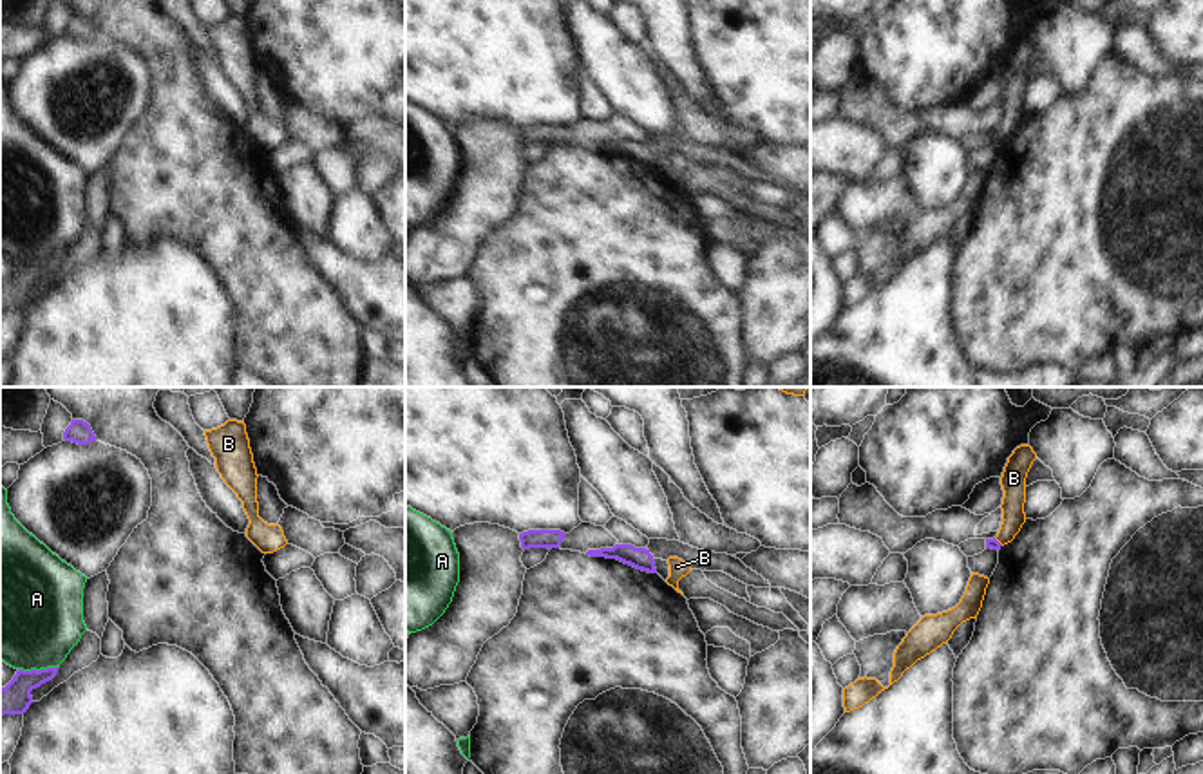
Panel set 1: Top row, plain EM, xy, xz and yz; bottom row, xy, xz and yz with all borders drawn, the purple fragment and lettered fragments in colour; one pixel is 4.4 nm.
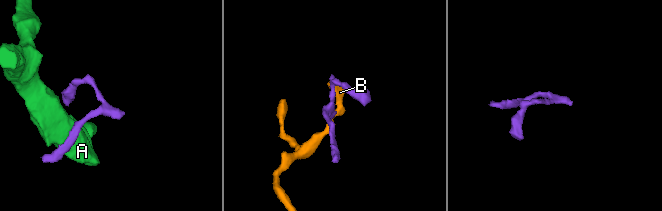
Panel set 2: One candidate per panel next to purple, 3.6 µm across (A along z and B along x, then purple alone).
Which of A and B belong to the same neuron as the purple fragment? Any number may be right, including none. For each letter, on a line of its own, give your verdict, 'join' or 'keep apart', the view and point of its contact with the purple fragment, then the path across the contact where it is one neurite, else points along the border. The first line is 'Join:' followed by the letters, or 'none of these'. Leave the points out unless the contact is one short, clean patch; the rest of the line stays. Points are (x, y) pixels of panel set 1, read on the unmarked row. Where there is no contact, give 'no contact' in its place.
Join: none of these
A: keep apart; contact xy (35, 264)
B: keep apart; contact yz (997, 136); border yz (994, 132), (1003, 140)

